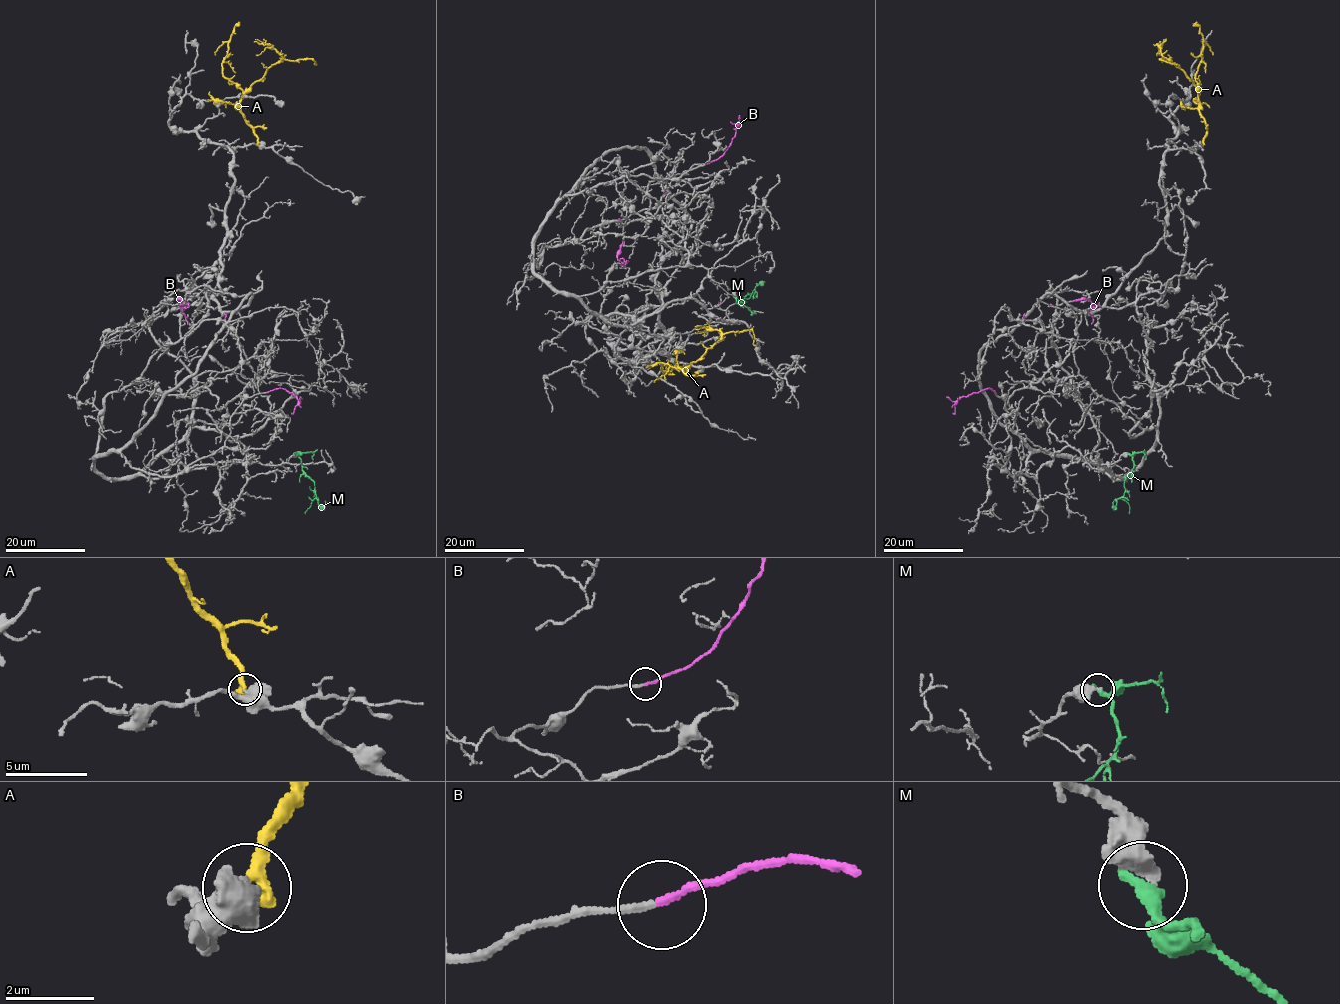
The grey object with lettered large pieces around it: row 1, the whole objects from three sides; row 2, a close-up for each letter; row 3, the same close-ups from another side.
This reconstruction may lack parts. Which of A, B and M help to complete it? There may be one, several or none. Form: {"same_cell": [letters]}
{"same_cell": []}

